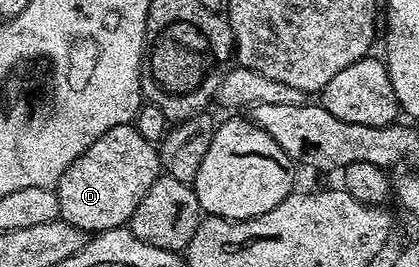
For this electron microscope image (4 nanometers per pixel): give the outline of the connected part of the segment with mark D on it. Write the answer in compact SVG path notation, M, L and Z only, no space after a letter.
M132 124L118 125L90 145L62 173L54 190L60 206L60 218L86 233L109 231L131 220L146 189L162 174L157 144L146 141Z

